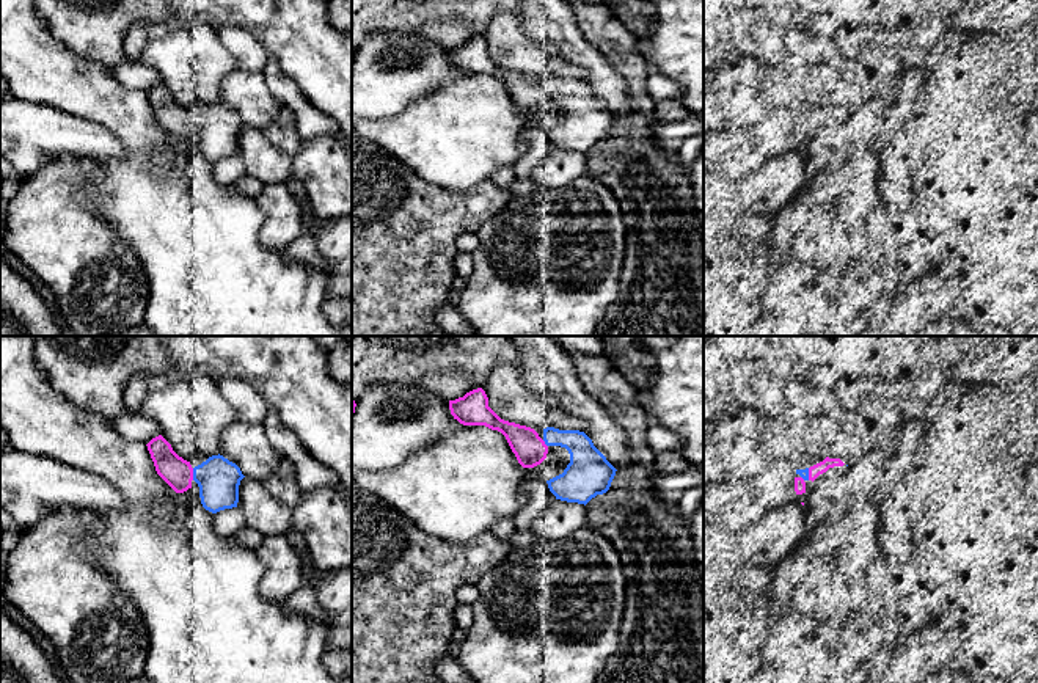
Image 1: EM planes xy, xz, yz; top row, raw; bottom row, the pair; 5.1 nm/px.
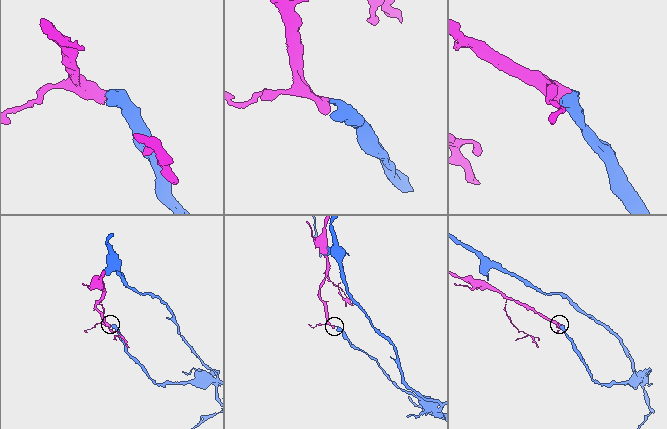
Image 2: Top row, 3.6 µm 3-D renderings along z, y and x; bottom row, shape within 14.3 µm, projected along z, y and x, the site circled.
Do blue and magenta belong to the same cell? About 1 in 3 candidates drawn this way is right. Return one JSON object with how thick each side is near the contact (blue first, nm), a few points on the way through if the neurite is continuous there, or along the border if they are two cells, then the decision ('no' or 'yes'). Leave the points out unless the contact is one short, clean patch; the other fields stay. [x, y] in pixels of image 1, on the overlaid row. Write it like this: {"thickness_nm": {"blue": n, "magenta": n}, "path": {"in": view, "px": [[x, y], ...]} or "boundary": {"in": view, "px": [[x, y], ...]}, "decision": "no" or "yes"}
{"thickness_nm": {"blue": 220, "magenta": 160}, "decision": "yes"}

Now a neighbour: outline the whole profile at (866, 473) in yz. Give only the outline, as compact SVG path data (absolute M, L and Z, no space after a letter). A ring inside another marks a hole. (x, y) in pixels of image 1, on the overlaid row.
M872 449L862 455L856 466L848 466L848 471L856 479L857 485L872 496L876 491L881 458L883 452Z

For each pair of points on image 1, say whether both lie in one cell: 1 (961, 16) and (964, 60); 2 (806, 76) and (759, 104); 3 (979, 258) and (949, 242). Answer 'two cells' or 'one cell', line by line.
1: two cells
2: two cells
3: one cell

